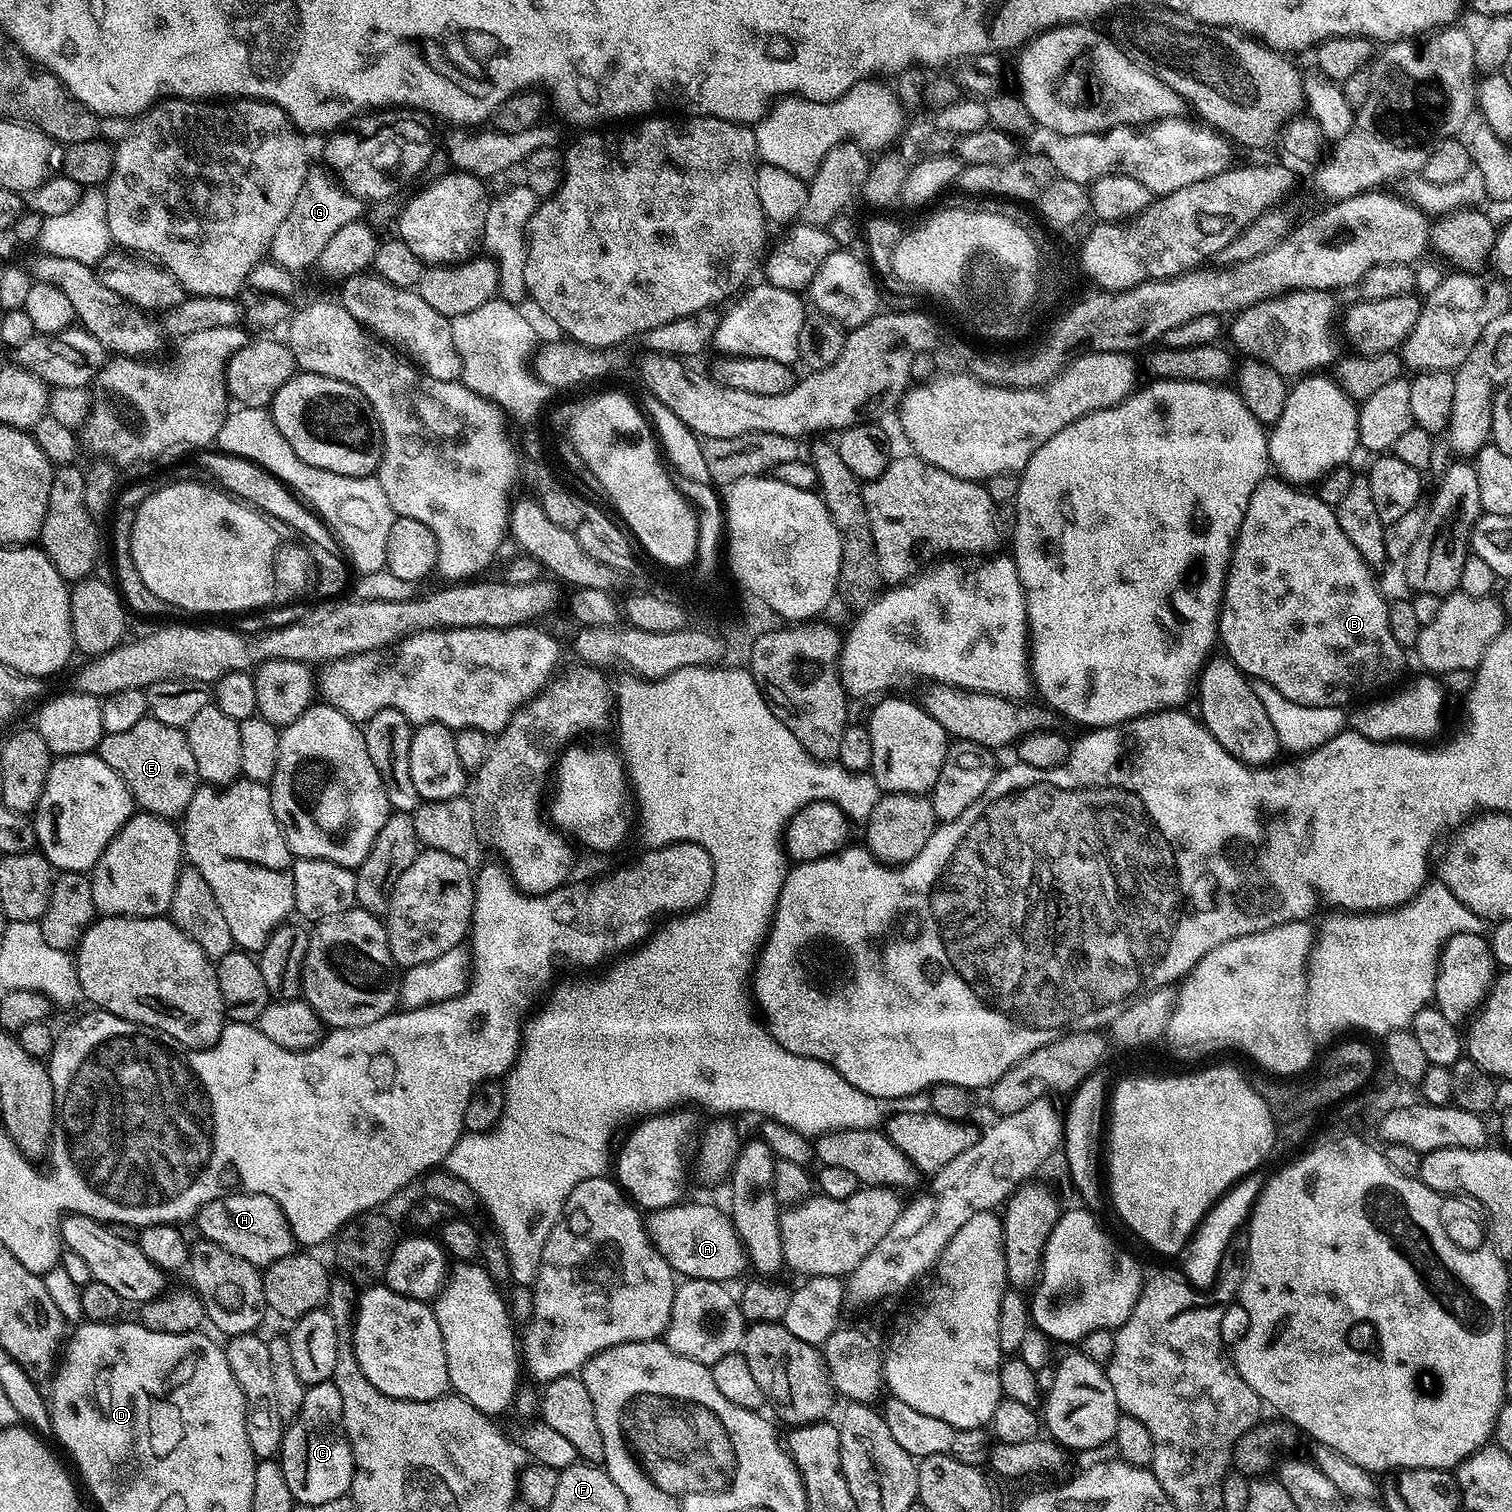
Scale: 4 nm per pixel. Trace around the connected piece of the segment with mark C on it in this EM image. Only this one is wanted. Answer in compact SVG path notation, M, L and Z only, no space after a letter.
M331 1380L311 1385L302 1398L302 1410L284 1429L284 1441L281 1442L278 1453L278 1463L286 1474L286 1482L290 1485L290 1494L296 1504L334 1502L351 1493L354 1471L352 1447L348 1444L348 1435L344 1433L343 1423L342 1394L338 1394L338 1386Z

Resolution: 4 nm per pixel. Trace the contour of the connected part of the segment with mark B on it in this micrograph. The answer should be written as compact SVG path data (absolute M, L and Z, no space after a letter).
M1266 478L1266 479L1265 479L1265 480L1263 480L1263 482L1262 482L1262 483L1261 483L1261 484L1259 484L1259 485L1258 485L1258 487L1256 487L1256 489L1255 489L1255 490L1254 490L1254 494L1250 494L1250 502L1249 502L1249 503L1248 503L1248 505L1247 505L1247 506L1246 506L1246 514L1245 514L1245 515L1244 515L1244 517L1243 517L1243 518L1242 518L1242 526L1241 526L1241 527L1240 527L1240 529L1239 529L1239 530L1238 530L1238 534L1237 534L1237 535L1236 535L1236 544L1235 544L1235 546L1233 546L1233 547L1232 547L1232 561L1231 561L1231 562L1230 562L1230 563L1228 563L1228 577L1227 577L1227 578L1226 578L1226 582L1225 582L1225 583L1224 583L1224 602L1223 602L1223 605L1222 605L1222 607L1221 607L1221 610L1220 610L1220 623L1219 623L1219 625L1218 625L1218 640L1219 640L1219 643L1220 643L1220 644L1221 644L1221 645L1222 645L1222 648L1223 648L1223 644L1224 644L1224 648L1225 648L1225 650L1226 650L1226 651L1228 651L1228 652L1225 652L1225 653L1226 653L1226 656L1227 656L1227 659L1229 659L1229 660L1233 660L1233 661L1234 661L1234 662L1235 662L1235 663L1236 663L1236 665L1237 665L1237 666L1239 666L1239 667L1240 667L1240 670L1241 670L1241 672L1243 672L1243 673L1244 673L1244 675L1245 675L1245 676L1247 676L1247 677L1249 677L1249 678L1251 678L1251 679L1252 679L1252 680L1261 680L1261 681L1262 681L1262 682L1266 682L1266 683L1267 683L1267 684L1269 684L1269 685L1270 685L1270 686L1274 686L1274 690L1278 690L1278 694L1282 694L1282 695L1283 695L1283 696L1285 696L1285 697L1286 697L1286 698L1290 698L1290 702L1298 702L1298 703L1299 703L1299 704L1301 704L1301 705L1302 705L1302 706L1334 706L1334 707L1335 707L1335 708L1344 708L1344 707L1345 707L1345 706L1348 706L1348 705L1351 705L1351 704L1352 704L1352 703L1353 703L1353 702L1356 702L1356 701L1352 701L1352 702L1351 702L1351 700L1356 700L1356 699L1358 699L1358 698L1359 698L1359 696L1364 696L1364 695L1366 695L1366 694L1367 694L1367 692L1376 692L1376 691L1378 691L1378 690L1379 690L1379 688L1384 688L1384 687L1386 687L1386 686L1387 686L1387 684L1392 684L1392 683L1394 683L1394 682L1395 682L1395 680L1396 680L1396 679L1398 679L1398 678L1399 678L1399 676L1400 676L1400 671L1402 671L1402 670L1403 670L1403 668L1404 668L1404 656L1406 656L1406 652L1405 652L1405 649L1403 649L1403 648L1401 648L1401 647L1400 647L1400 644L1399 644L1399 643L1398 643L1398 642L1394 642L1394 634L1390 634L1390 622L1389 622L1389 621L1388 621L1388 605L1389 605L1389 601L1388 601L1388 600L1387 600L1387 599L1385 599L1385 600L1384 600L1384 596L1383 596L1383 594L1382 594L1382 593L1380 593L1380 588L1379 588L1379 586L1378 586L1378 585L1376 585L1376 580L1375 580L1375 578L1374 578L1374 577L1372 577L1372 572L1373 572L1373 569L1372 569L1372 568L1371 568L1371 567L1370 567L1370 565L1369 565L1369 564L1367 564L1367 562L1366 562L1366 561L1365 561L1365 560L1364 560L1364 559L1363 559L1363 558L1362 558L1362 554L1358 554L1358 550L1354 550L1354 546L1353 546L1353 545L1351 545L1351 543L1350 543L1350 538L1346 538L1346 534L1342 534L1342 526L1338 526L1338 518L1337 518L1337 517L1336 517L1336 510L1335 510L1335 508L1331 508L1331 507L1330 507L1330 506L1326 506L1326 502L1322 502L1322 501L1321 501L1321 500L1320 500L1320 498L1319 498L1319 495L1316 495L1316 494L1313 494L1313 493L1312 493L1312 496L1311 496L1311 494L1310 494L1310 493L1308 493L1308 492L1311 492L1311 491L1308 491L1308 490L1301 490L1301 489L1300 489L1300 488L1299 488L1299 487L1296 487L1296 486L1293 486L1293 485L1291 485L1291 484L1289 484L1289 483L1288 483L1288 481L1287 481L1287 480L1282 480L1282 479L1279 479L1279 478Z

